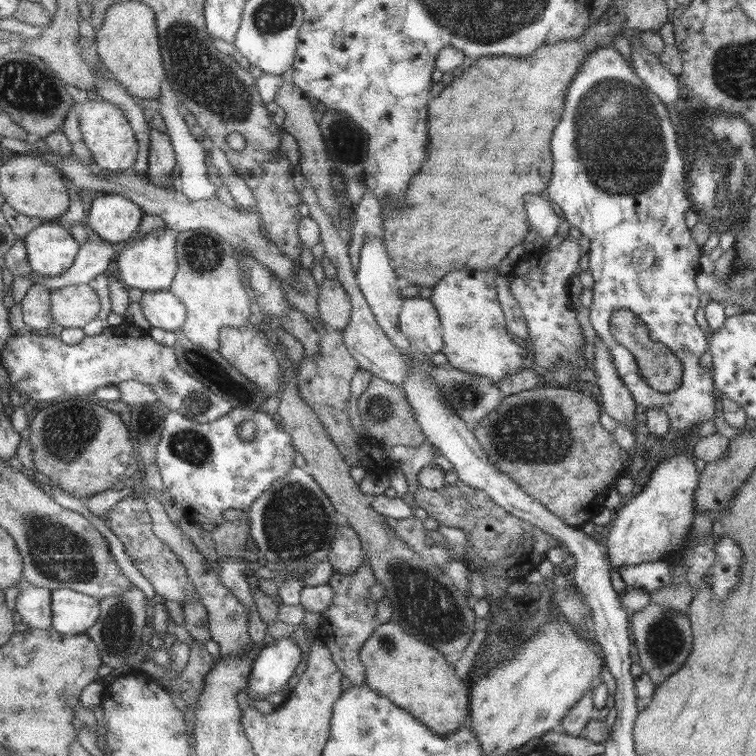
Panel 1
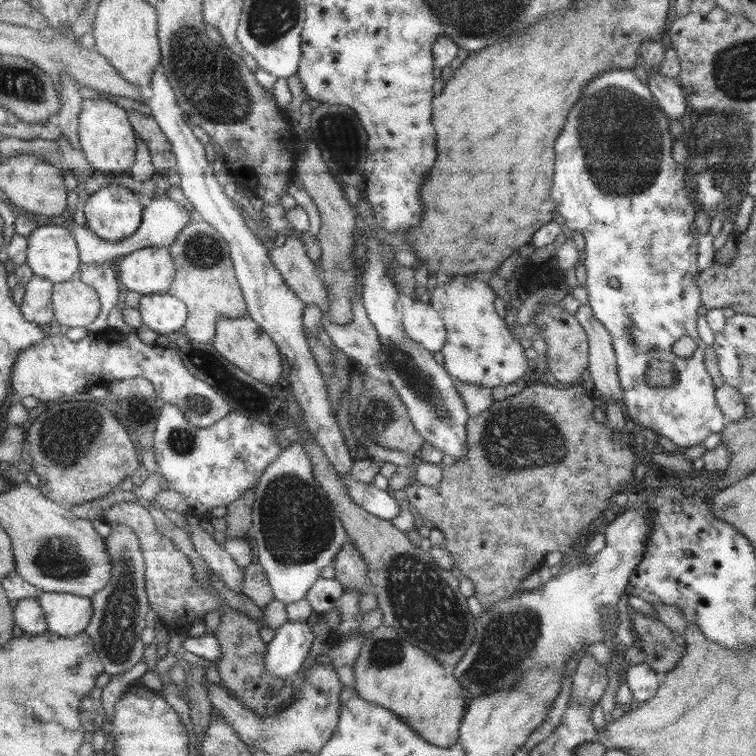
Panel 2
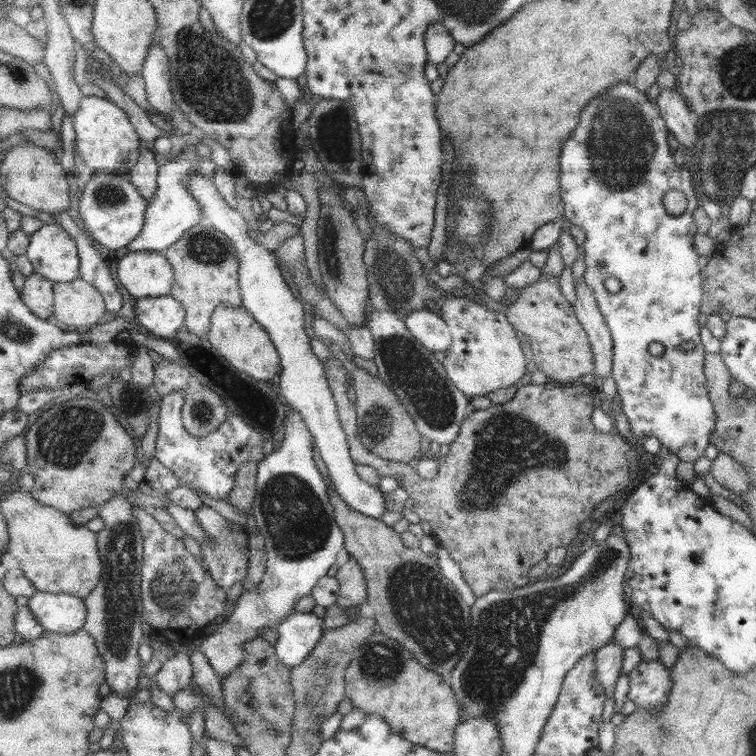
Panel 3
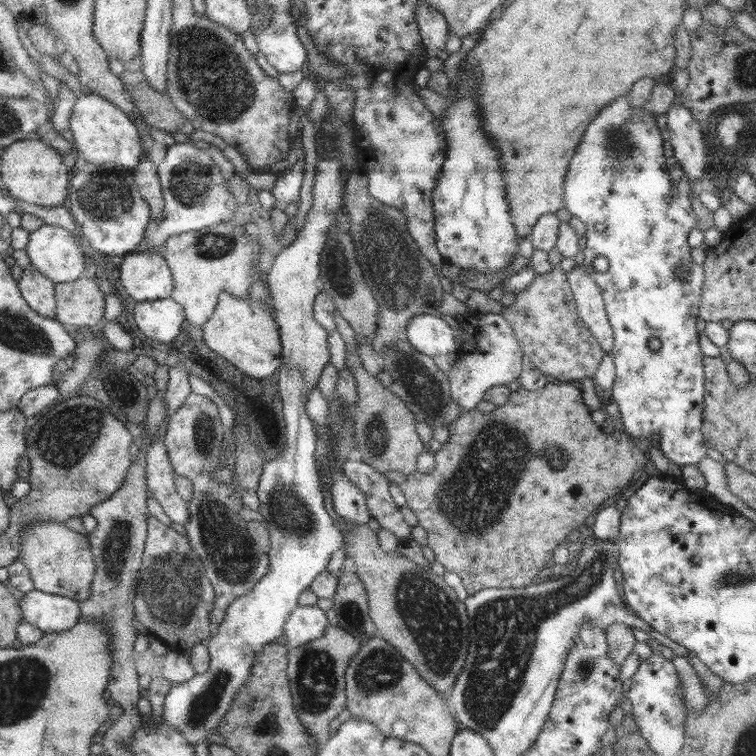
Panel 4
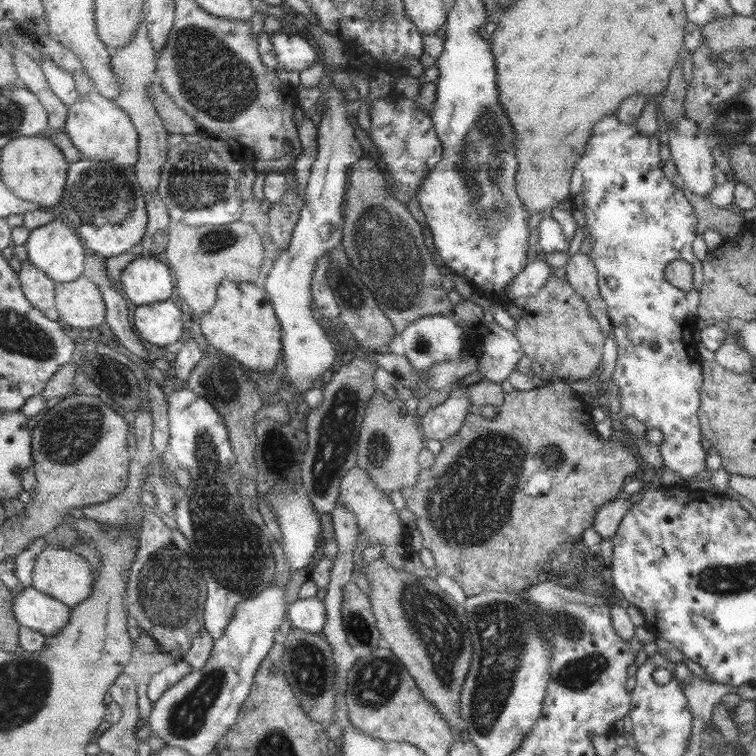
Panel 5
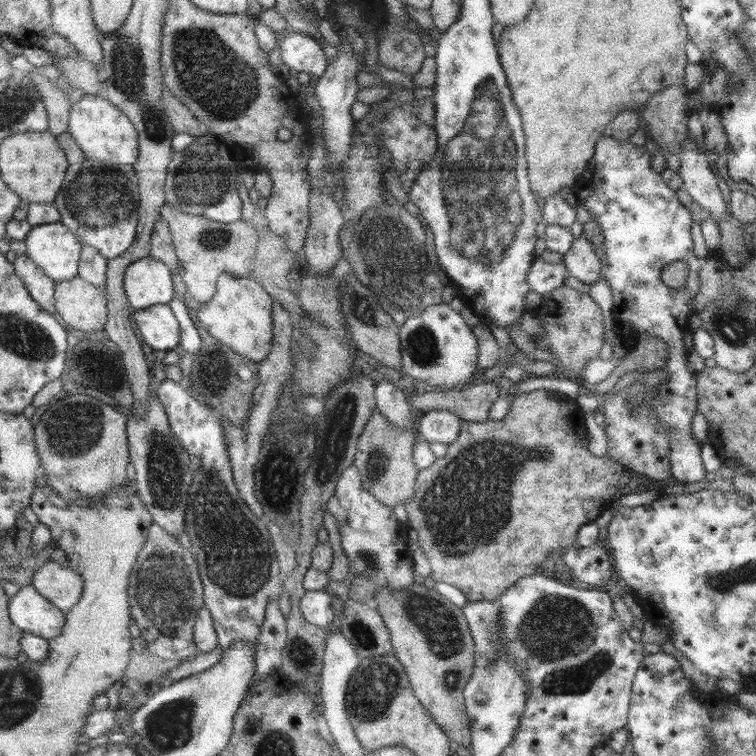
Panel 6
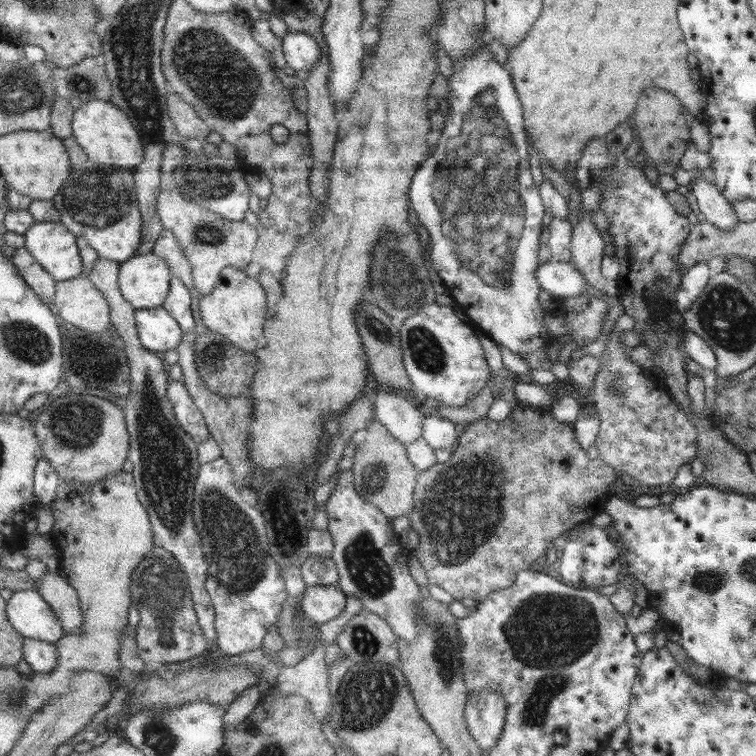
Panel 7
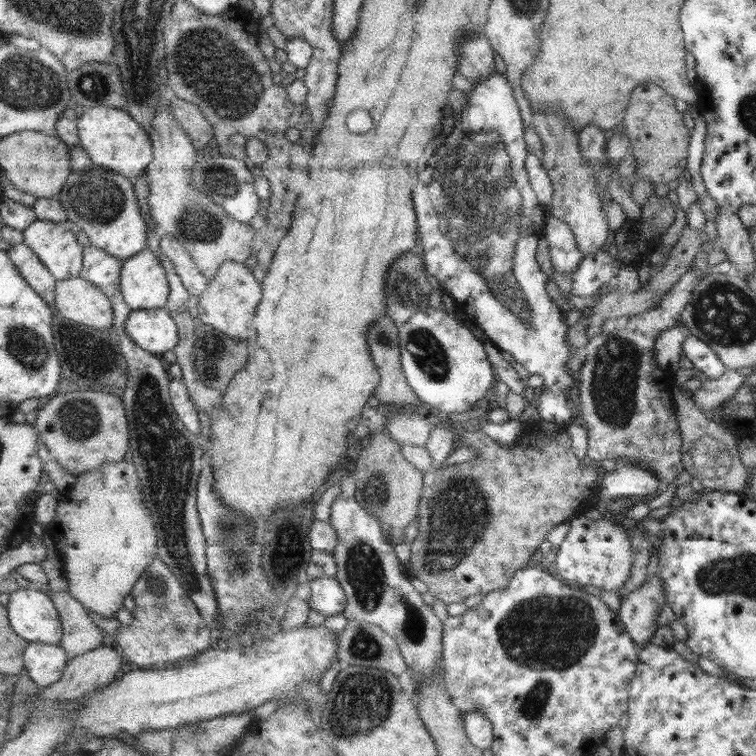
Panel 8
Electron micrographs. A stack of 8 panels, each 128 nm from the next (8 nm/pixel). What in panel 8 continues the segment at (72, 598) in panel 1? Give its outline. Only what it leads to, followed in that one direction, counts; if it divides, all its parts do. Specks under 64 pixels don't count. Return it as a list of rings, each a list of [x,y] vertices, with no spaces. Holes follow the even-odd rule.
[[[35,586],[17,590],[10,595],[8,604],[10,624],[18,636],[29,642],[60,645],[64,636],[62,618],[59,615],[49,592],[39,592]]]

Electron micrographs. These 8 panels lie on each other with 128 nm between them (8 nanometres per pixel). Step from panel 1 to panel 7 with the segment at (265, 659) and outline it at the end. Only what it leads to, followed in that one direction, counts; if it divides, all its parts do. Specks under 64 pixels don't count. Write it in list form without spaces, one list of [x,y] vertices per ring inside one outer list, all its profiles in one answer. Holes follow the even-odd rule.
[[[311,586],[302,596],[302,610],[319,626],[338,618],[346,610],[348,596],[337,586]]]

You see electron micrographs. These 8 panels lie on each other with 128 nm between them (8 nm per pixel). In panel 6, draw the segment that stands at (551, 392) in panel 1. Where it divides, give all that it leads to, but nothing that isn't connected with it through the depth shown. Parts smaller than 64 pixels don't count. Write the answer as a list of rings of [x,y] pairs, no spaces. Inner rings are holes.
[[[555,391],[514,392],[503,418],[464,421],[462,431],[449,445],[447,455],[437,459],[431,468],[420,471],[415,497],[407,501],[405,510],[408,527],[418,533],[418,544],[430,562],[431,578],[435,583],[453,585],[461,590],[468,602],[496,601],[507,588],[531,576],[545,560],[547,552],[562,552],[572,547],[579,526],[593,522],[609,507],[624,468],[605,453],[594,456],[589,452],[583,414],[574,399]],[[541,478],[543,484],[549,484],[549,492],[545,494],[543,490],[543,496],[539,498]]]

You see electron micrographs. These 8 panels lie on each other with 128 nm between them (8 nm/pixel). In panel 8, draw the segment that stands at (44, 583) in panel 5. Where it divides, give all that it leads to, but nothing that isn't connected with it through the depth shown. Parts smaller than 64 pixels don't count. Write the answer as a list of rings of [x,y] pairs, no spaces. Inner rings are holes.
[[[69,590],[49,591],[49,594],[62,618],[64,636],[61,646],[70,659],[84,656],[103,646],[103,631],[91,620],[85,606]]]

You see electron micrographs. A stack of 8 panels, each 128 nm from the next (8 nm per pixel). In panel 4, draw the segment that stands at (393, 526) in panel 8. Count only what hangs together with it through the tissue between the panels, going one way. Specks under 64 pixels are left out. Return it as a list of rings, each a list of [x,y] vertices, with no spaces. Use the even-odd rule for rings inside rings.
[[[335,308],[333,316],[338,327],[337,331],[347,348],[345,364],[353,372],[357,390],[359,390],[359,403],[357,403],[354,412],[354,428],[356,446],[361,453],[362,460],[383,474],[387,474],[387,471],[399,471],[405,475],[415,473],[418,470],[419,455],[425,452],[425,444],[421,442],[418,429],[415,427],[417,420],[414,412],[407,408],[407,404],[390,387],[383,386],[375,376],[367,372],[356,349],[359,343],[358,334],[352,329],[339,309]]]

